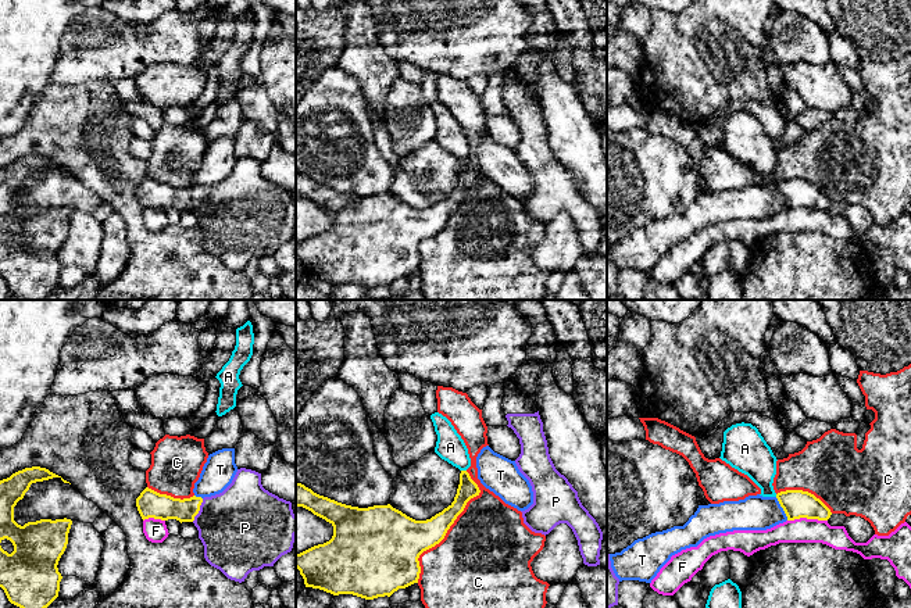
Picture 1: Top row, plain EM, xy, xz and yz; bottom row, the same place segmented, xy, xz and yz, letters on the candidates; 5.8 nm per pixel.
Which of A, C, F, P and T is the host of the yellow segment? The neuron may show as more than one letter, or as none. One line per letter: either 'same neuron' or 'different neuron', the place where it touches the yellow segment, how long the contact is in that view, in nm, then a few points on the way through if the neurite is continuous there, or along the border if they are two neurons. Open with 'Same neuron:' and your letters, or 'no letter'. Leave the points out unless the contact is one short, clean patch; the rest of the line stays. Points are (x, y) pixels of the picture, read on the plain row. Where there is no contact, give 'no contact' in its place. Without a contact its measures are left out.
Same neuron: P
A: different neuron | xz (464, 160) | 30 nm
C: different neuron | xz (449, 217) | 700 nm
F: different neuron | yz (807, 207) | 240 nm | along yz (826, 208), (795, 207), (788, 210)
P: same neuron | xy (199, 199) | 150 nm | across xy (156, 195), (199, 199), (229, 210), (238, 217)
T: different neuron | yz (782, 196) | 150 nm

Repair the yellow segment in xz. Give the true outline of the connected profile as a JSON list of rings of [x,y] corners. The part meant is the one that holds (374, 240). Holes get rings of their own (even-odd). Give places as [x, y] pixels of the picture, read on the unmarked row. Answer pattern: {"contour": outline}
{"contour": [[[467,160],[460,162],[460,174],[454,190],[426,210],[415,210],[387,194],[358,197],[337,192],[296,172],[296,196],[303,196],[333,215],[333,225],[324,233],[296,243],[296,257],[306,276],[319,278],[333,285],[353,283],[365,289],[390,286],[399,278],[418,272],[419,244],[439,233],[467,192],[479,185],[478,174]]]}

